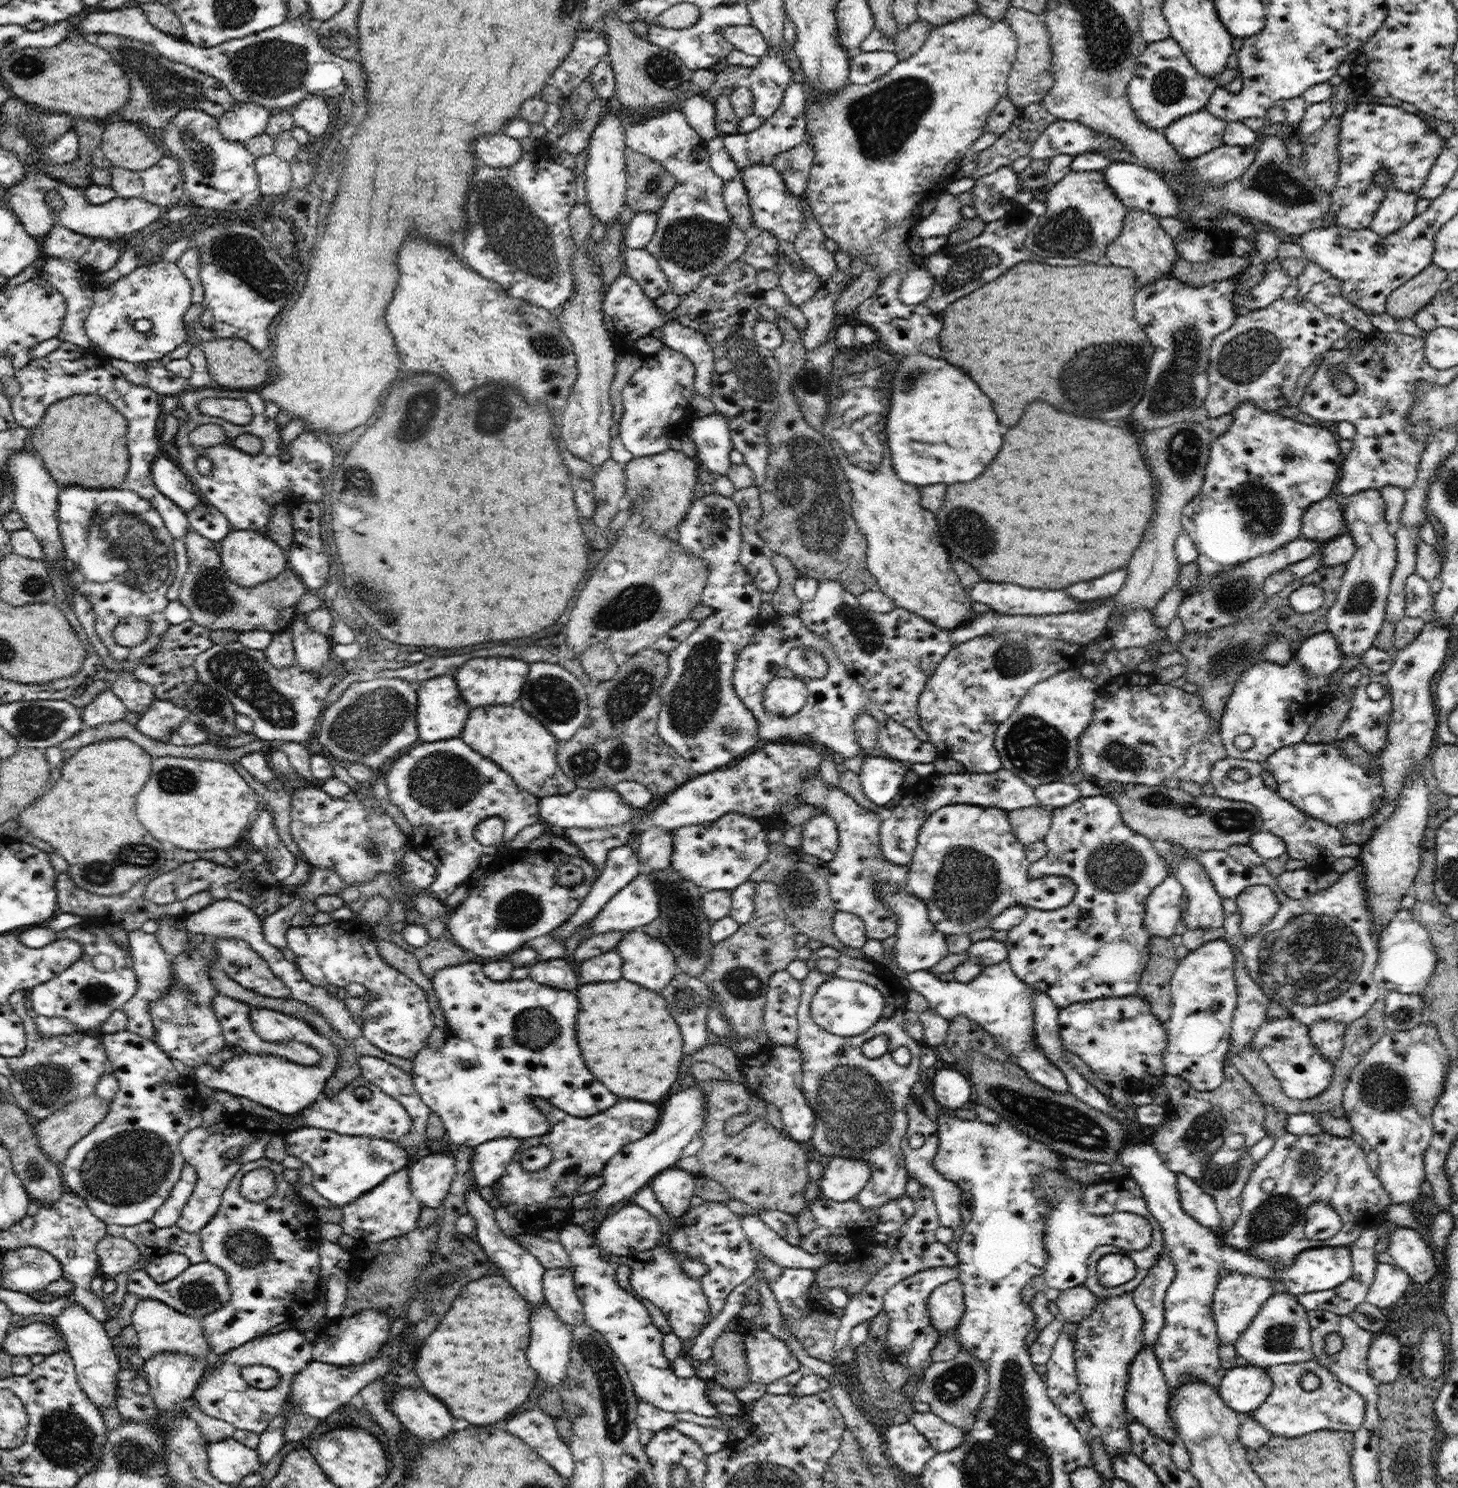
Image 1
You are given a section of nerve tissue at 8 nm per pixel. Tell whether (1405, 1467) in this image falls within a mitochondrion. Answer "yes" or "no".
yes

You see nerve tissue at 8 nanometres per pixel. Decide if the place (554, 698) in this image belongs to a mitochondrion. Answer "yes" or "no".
yes

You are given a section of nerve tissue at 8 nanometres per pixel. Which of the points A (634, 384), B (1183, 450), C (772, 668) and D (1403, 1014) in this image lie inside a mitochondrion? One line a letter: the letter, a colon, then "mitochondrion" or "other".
A: other
B: mitochondrion
C: other
D: mitochondrion

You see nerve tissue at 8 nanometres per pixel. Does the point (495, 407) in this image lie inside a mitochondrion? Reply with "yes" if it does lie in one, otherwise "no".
yes

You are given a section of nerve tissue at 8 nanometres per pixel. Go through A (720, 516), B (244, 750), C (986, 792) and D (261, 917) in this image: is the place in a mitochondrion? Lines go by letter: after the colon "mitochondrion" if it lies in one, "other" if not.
A: other
B: other
C: other
D: other

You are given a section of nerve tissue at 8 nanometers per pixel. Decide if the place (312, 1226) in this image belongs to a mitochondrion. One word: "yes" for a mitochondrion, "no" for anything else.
no

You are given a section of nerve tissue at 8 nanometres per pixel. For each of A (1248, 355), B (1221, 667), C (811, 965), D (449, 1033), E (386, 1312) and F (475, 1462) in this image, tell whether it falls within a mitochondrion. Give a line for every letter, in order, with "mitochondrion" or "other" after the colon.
A: mitochondrion
B: mitochondrion
C: other
D: other
E: other
F: other

